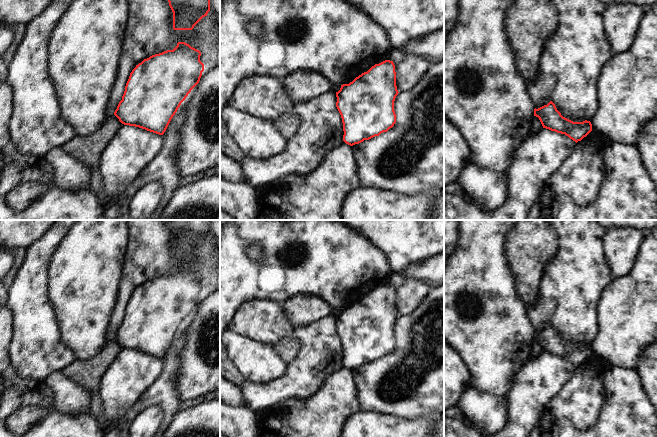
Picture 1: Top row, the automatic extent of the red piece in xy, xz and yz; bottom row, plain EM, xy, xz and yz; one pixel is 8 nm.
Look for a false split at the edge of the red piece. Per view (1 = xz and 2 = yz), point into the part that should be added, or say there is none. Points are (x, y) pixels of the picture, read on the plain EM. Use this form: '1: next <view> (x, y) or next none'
1: next none
2: next none

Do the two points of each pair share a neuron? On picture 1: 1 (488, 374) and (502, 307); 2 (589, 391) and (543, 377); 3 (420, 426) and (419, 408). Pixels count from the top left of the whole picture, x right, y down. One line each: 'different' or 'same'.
1: same
2: different
3: different

